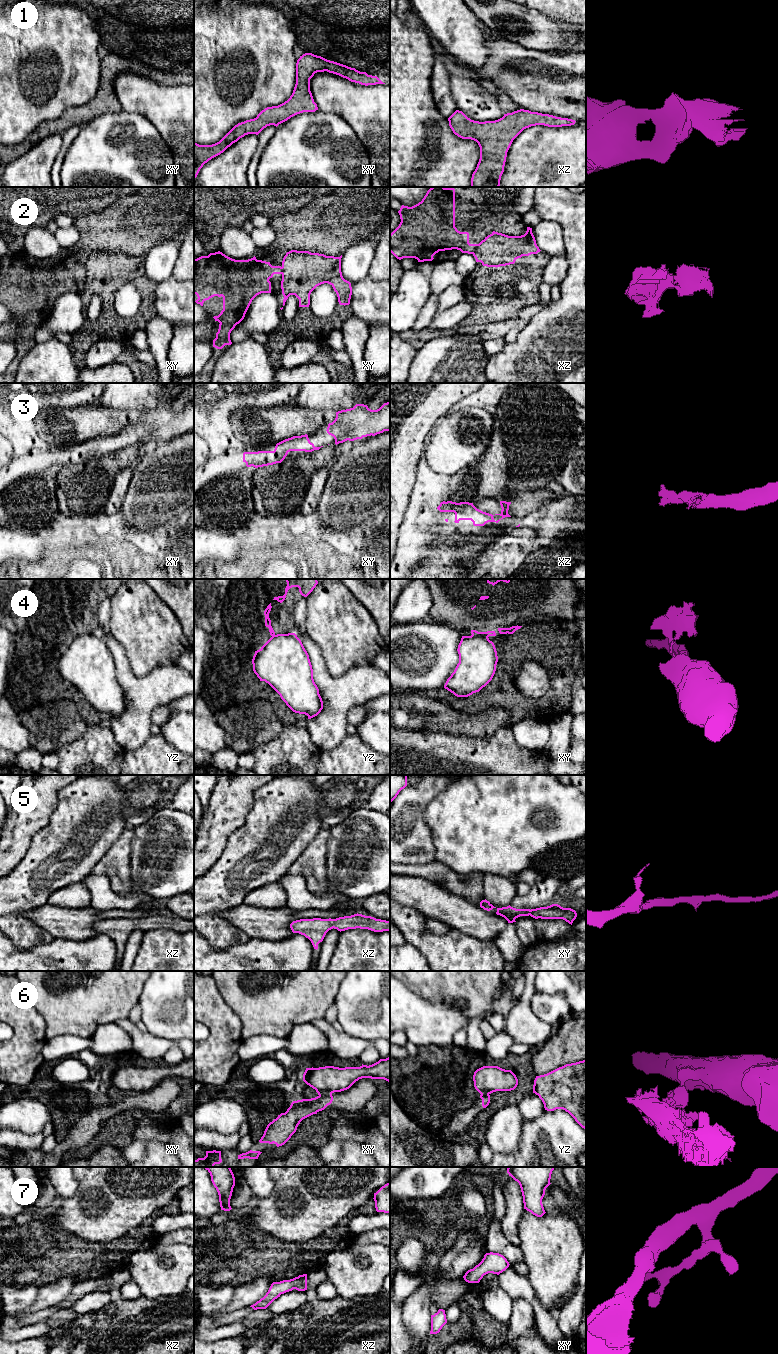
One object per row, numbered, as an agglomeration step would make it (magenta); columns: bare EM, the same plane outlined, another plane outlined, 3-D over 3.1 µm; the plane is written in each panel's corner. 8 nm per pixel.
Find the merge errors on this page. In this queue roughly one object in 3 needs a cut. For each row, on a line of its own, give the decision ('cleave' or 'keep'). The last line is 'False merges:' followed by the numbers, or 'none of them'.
1: keep
2: cleave
3: keep
4: cleave
5: keep
6: cleave
7: keep
False merges: 2, 4, 6

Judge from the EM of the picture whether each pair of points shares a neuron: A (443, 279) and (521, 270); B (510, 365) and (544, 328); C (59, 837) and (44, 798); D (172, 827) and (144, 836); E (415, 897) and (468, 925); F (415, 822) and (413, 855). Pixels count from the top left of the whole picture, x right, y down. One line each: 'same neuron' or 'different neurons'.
A: different neurons
B: same neuron
C: different neurons
D: same neuron
E: same neuron
F: same neuron

